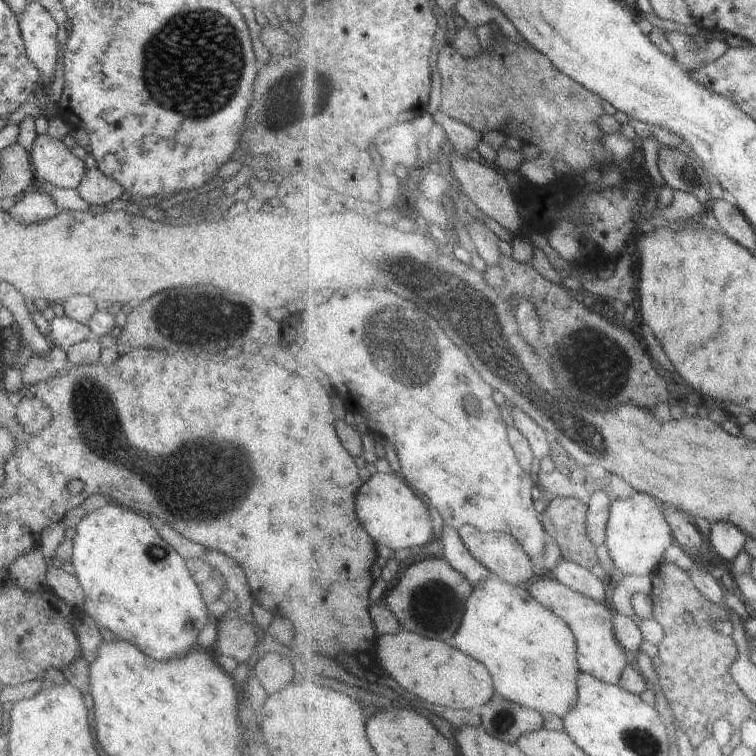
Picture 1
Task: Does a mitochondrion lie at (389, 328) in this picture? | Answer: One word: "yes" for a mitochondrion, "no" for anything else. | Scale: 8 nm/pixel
yes

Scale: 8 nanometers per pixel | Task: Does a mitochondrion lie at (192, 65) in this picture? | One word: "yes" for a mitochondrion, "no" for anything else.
yes

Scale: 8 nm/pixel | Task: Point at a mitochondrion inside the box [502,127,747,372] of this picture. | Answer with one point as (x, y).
(692, 181)

